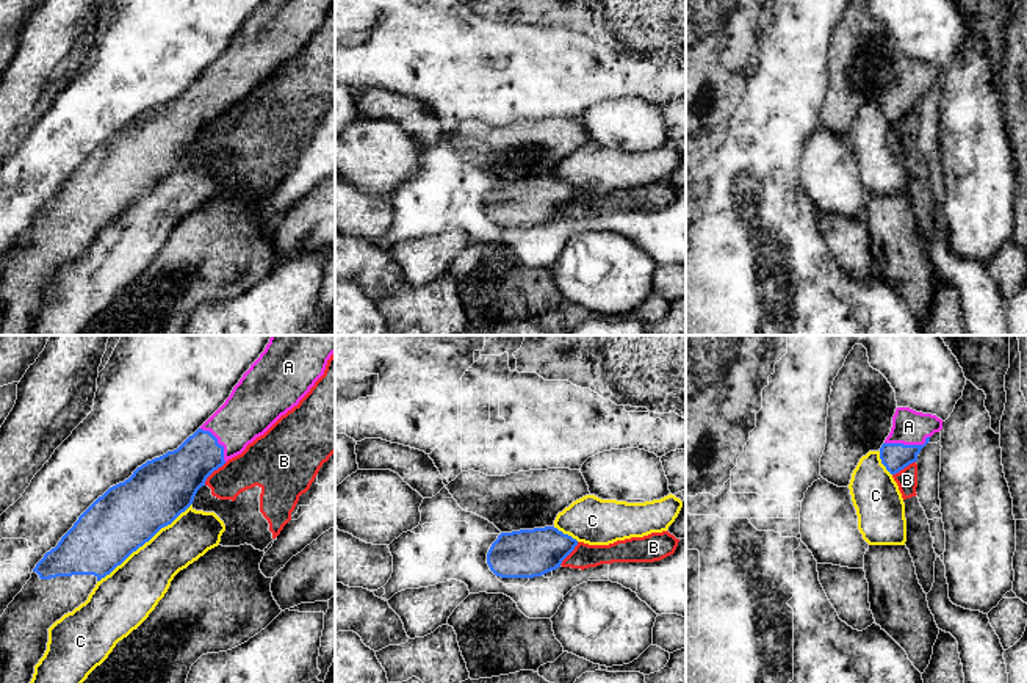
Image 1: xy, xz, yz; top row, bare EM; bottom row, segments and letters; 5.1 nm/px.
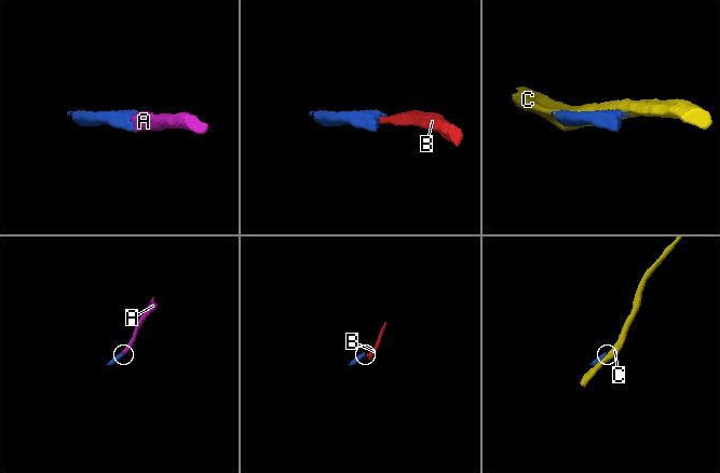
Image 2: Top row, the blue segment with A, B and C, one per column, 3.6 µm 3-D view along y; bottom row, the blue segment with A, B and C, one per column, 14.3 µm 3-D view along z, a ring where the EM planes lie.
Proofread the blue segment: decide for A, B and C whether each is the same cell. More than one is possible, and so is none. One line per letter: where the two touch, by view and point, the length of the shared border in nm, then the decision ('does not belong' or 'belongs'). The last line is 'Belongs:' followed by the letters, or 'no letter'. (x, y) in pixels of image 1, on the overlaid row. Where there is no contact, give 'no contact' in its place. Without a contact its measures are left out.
A: yz (907, 445) | 240 nm | belongs
B: xy (213, 470) | 170 nm | does not belong
C: xy (144, 542) | 650 nm | does not belong
Belongs: A

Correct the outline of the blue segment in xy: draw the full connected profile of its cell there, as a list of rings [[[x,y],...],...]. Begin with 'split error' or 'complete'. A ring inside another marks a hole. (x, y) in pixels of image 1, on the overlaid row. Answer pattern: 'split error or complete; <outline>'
split error; [[[271,335],[225,403],[193,435],[177,450],[147,461],[128,479],[99,497],[36,564],[31,578],[2,614],[0,683],[30,683],[34,666],[47,650],[49,628],[85,603],[102,578],[185,512],[214,470],[241,454],[297,406],[324,374],[333,352],[335,335]]]

